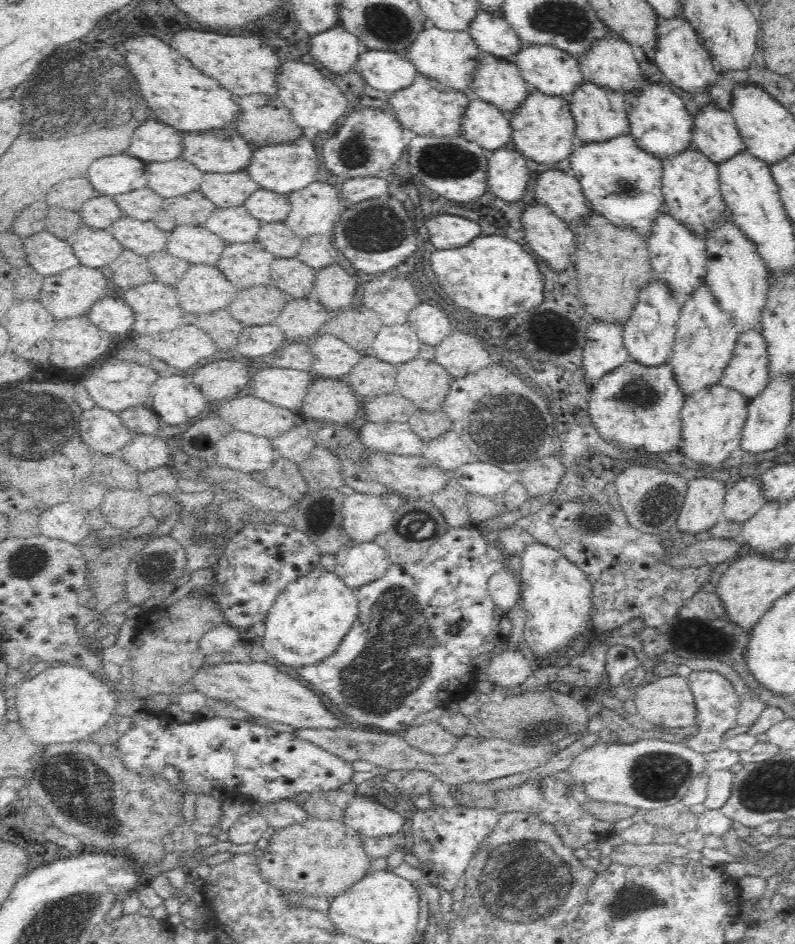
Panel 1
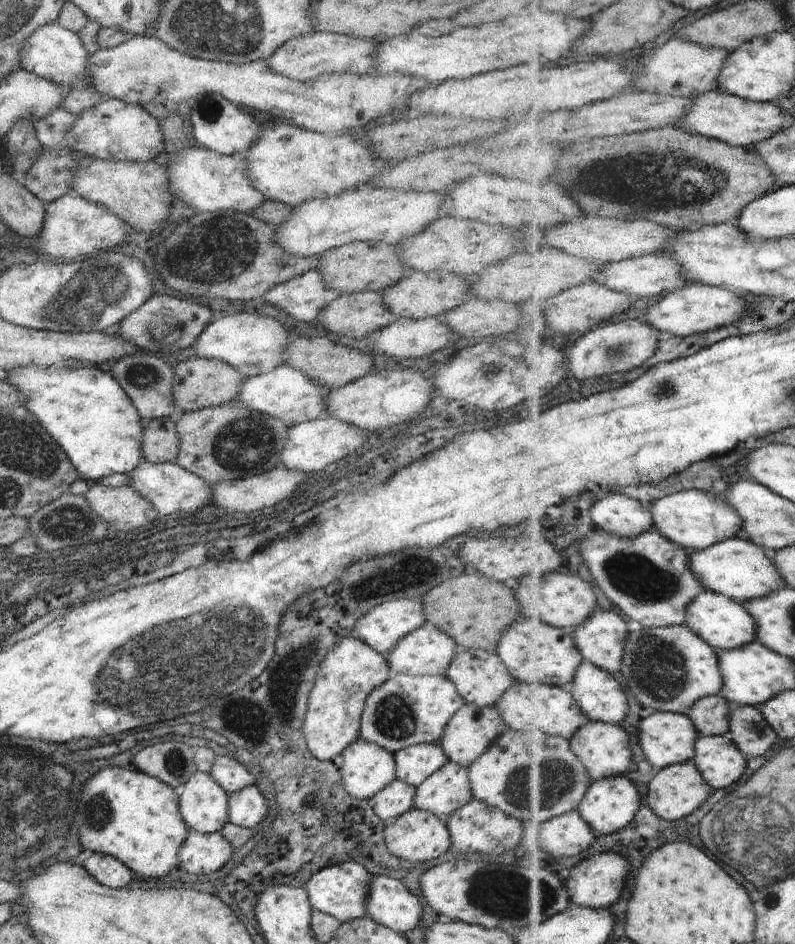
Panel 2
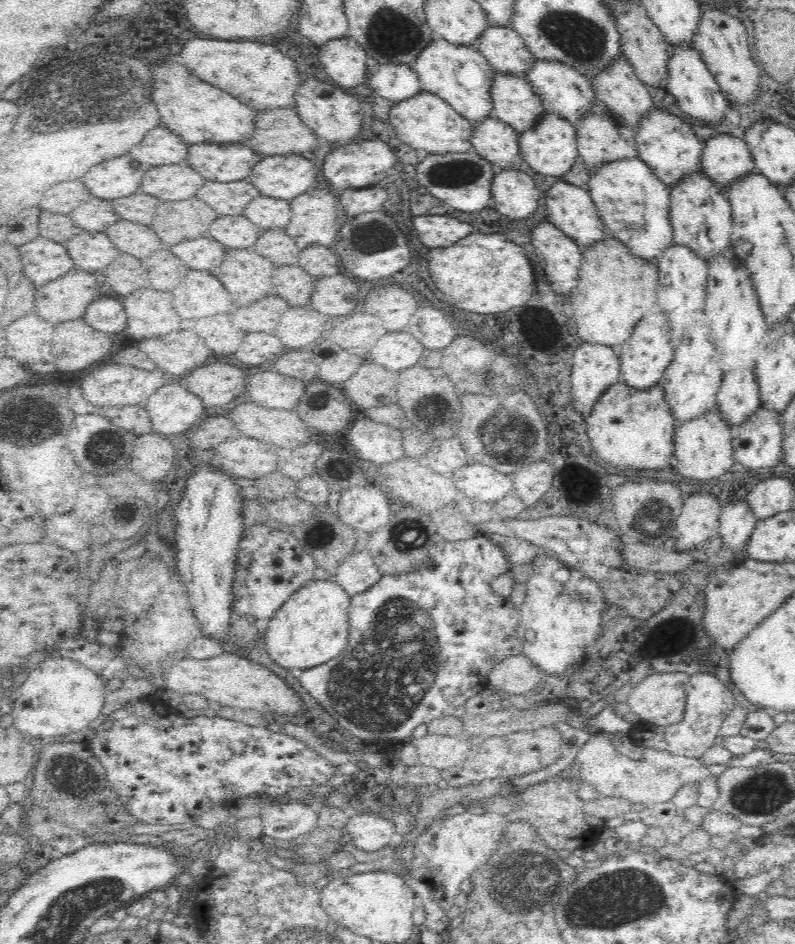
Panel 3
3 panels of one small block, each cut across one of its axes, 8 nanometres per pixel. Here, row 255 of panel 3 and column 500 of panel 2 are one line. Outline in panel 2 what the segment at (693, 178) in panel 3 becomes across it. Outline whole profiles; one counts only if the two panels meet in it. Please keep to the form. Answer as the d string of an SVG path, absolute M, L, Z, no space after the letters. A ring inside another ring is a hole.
M515 680L493 708L496 708L496 712L510 729L527 733L548 733L567 739L574 738L574 734L591 721L576 702L576 694L572 692L572 688L548 684L526 684Z

